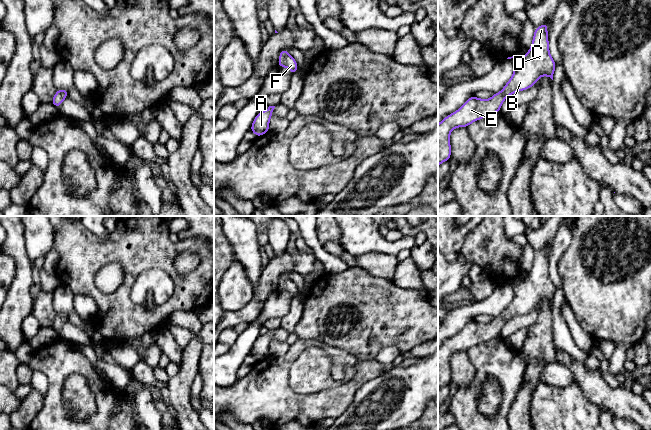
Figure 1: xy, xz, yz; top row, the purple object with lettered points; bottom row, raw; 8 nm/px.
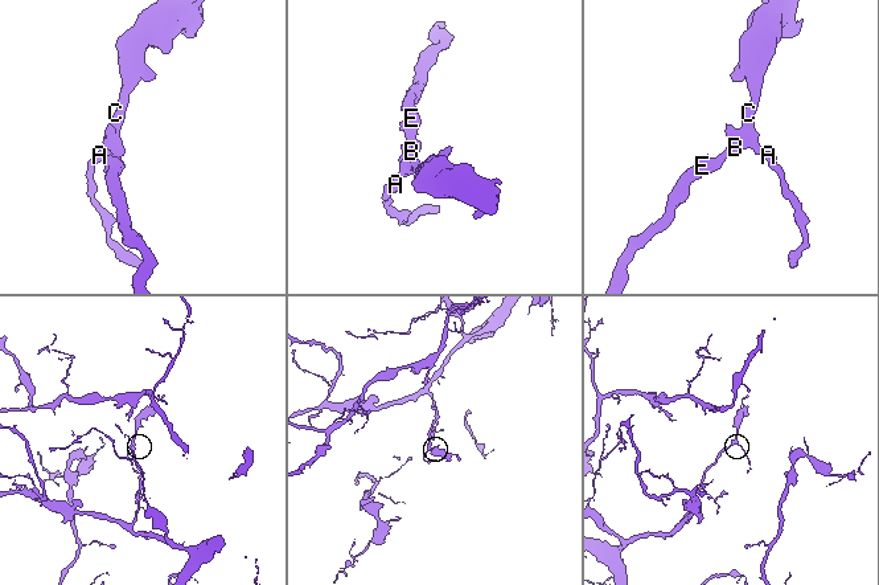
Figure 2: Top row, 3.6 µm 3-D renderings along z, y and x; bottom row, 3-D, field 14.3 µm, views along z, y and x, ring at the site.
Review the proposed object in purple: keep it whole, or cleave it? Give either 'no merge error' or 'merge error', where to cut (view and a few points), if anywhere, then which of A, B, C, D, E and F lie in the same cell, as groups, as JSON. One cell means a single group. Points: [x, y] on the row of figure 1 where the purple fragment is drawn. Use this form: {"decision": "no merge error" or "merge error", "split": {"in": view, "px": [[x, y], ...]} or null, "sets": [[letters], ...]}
{"decision": "no merge error", "split": null, "sets": [["A", "B", "C", "D", "E", "F"]]}

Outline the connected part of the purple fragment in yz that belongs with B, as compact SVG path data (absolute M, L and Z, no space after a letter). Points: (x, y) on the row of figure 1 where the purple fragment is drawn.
M547 22L535 27L532 44L526 55L507 58L513 59L514 72L500 92L493 94L490 99L479 99L475 95L470 97L457 111L438 124L438 166L451 158L452 130L467 128L477 120L500 112L508 96L534 86L541 76L548 76L553 80L556 63L550 55L547 27Z

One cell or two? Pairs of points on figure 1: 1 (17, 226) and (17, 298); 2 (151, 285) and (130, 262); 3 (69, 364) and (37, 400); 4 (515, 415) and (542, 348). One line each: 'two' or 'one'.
1: one
2: two
3: two
4: one

